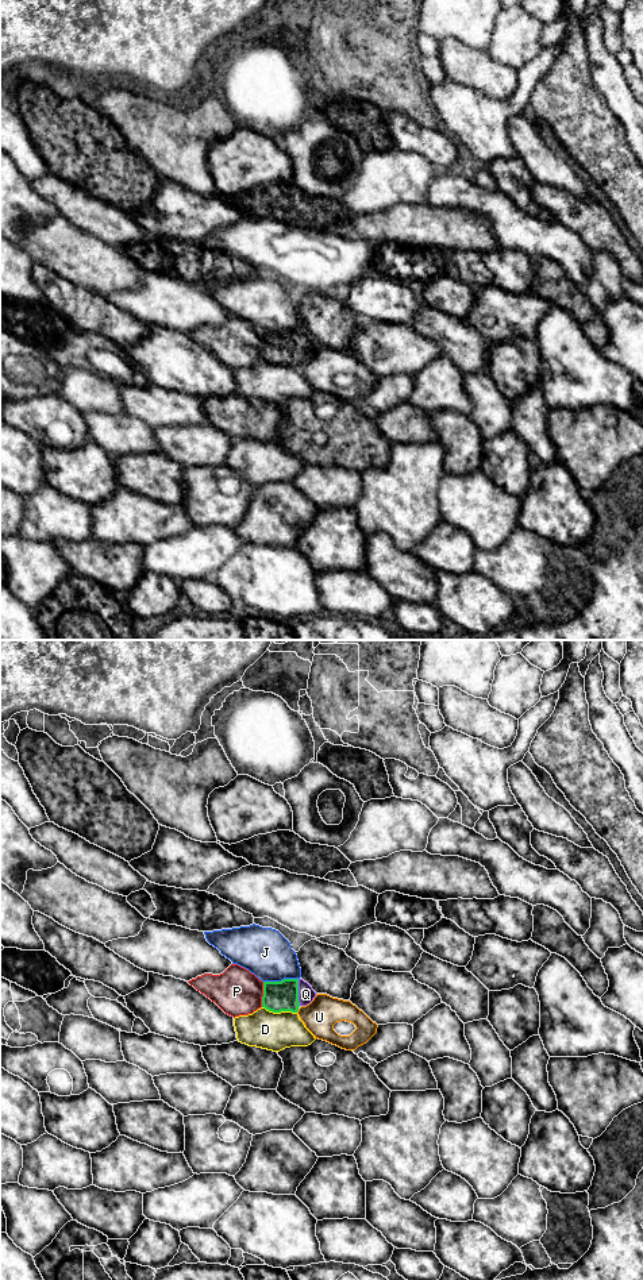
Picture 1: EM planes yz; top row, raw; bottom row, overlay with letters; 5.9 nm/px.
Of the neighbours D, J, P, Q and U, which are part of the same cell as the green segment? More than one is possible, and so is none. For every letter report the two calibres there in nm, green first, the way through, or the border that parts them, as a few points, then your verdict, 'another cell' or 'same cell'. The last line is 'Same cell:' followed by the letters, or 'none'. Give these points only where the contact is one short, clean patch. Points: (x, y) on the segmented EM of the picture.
D: 180/220 nm | another cell
J: 180/300 nm | another cell
P: 180/280 nm | another cell
Q: 180/100 nm | across yz (283, 995), (297, 993), (305, 994) | same cell
U: 180/200 nm | another cell
Same cell: Q

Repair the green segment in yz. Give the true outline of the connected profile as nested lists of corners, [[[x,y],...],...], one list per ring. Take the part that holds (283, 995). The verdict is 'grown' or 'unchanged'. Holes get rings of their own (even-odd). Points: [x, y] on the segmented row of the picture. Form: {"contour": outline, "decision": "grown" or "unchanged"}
{"contour": [[[303,979],[263,982],[262,1007],[273,1013],[297,1013],[300,1006],[309,1005],[316,992]]], "decision": "grown"}

